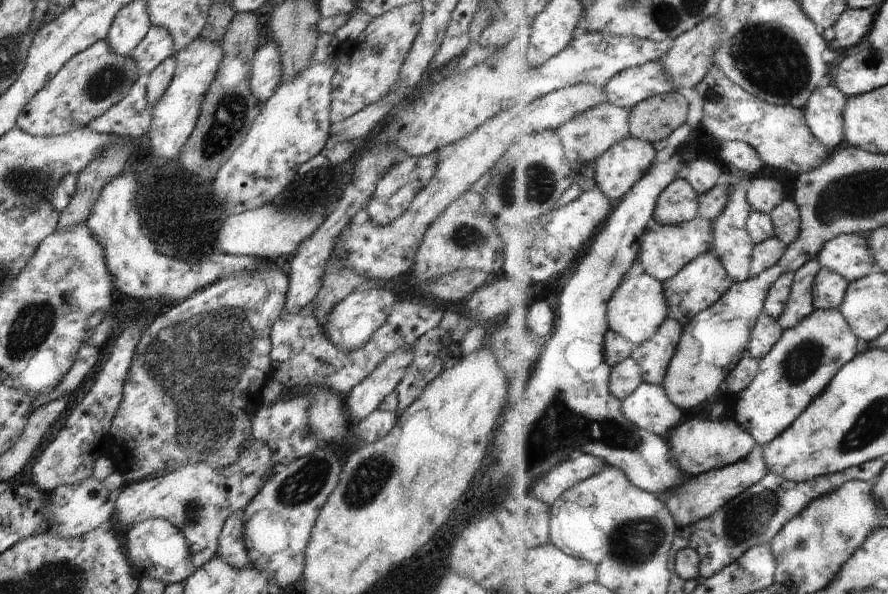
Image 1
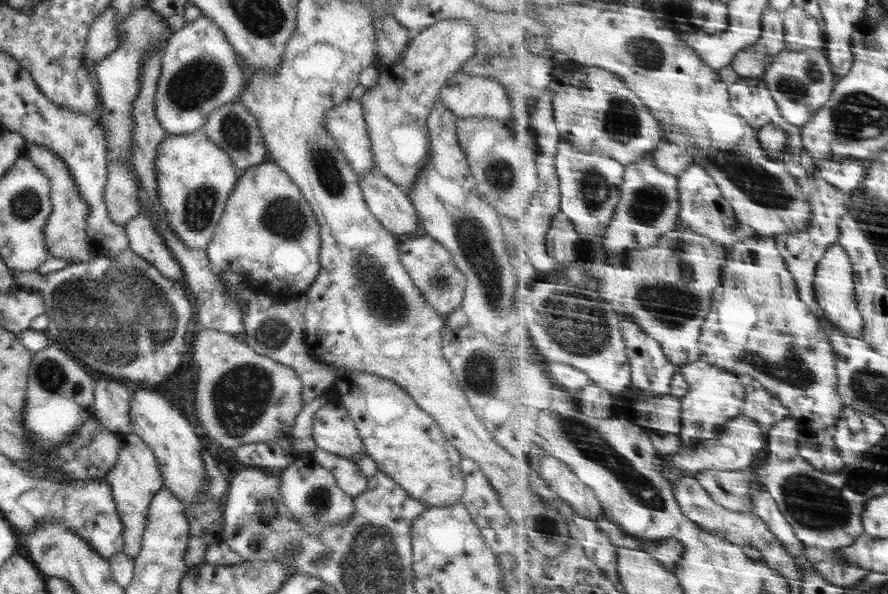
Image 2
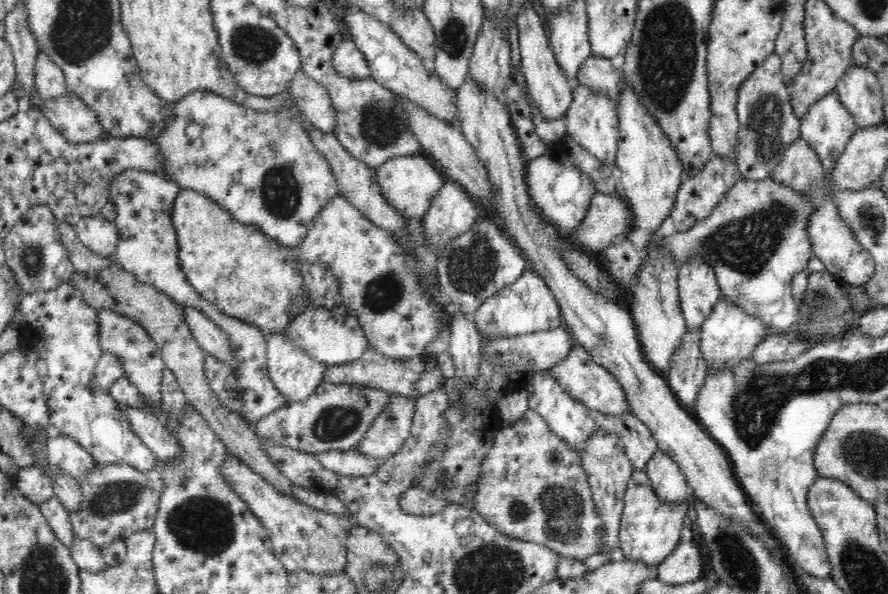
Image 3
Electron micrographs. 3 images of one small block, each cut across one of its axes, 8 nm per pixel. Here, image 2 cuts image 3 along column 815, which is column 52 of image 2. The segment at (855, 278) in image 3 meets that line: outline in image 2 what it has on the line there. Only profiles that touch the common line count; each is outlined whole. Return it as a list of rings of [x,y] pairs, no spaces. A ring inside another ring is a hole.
[[[27,143],[23,154],[27,160],[33,164],[33,167],[41,170],[43,176],[49,180],[51,198],[51,212],[47,216],[43,235],[45,235],[45,247],[49,256],[61,259],[67,259],[69,264],[81,263],[90,259],[88,253],[88,244],[85,243],[85,228],[87,228],[87,214],[89,214],[89,205],[85,199],[79,197],[77,185],[73,177],[69,175],[66,163],[61,157],[49,149],[35,143]]]

